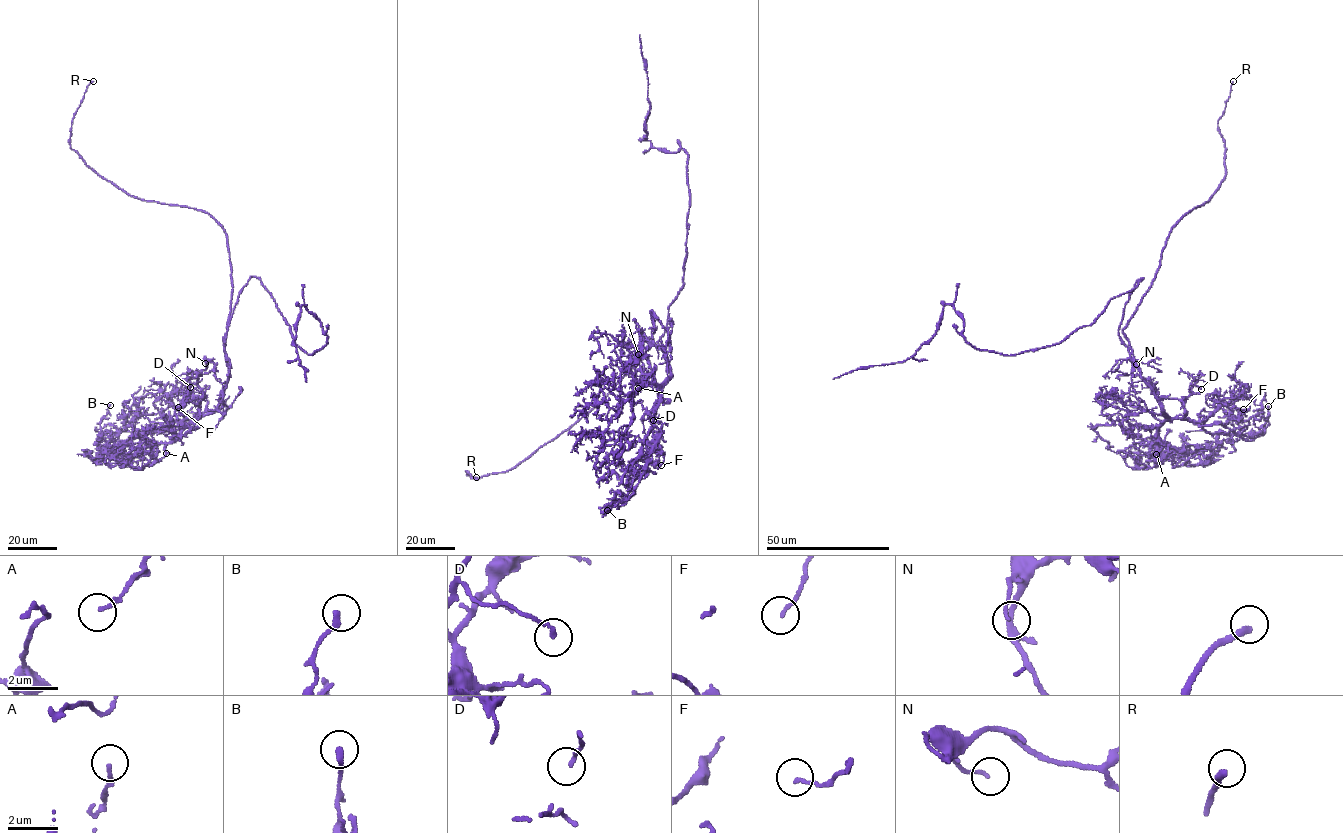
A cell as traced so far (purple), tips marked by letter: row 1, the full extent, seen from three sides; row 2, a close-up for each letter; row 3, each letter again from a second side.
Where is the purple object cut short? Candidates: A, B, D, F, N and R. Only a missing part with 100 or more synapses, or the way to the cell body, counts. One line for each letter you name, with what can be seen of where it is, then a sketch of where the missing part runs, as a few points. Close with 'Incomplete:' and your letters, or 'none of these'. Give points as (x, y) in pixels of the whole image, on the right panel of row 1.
R: Place: (1233, 81). Course of what is missing: (1233, 81), (1248, 54), (1247, 30), (1259, 23)
Incomplete: R

